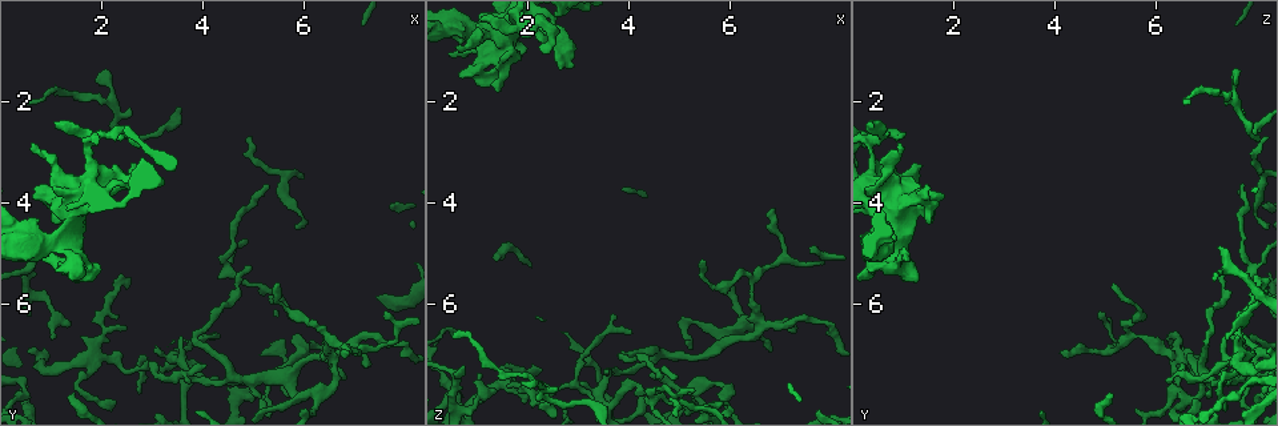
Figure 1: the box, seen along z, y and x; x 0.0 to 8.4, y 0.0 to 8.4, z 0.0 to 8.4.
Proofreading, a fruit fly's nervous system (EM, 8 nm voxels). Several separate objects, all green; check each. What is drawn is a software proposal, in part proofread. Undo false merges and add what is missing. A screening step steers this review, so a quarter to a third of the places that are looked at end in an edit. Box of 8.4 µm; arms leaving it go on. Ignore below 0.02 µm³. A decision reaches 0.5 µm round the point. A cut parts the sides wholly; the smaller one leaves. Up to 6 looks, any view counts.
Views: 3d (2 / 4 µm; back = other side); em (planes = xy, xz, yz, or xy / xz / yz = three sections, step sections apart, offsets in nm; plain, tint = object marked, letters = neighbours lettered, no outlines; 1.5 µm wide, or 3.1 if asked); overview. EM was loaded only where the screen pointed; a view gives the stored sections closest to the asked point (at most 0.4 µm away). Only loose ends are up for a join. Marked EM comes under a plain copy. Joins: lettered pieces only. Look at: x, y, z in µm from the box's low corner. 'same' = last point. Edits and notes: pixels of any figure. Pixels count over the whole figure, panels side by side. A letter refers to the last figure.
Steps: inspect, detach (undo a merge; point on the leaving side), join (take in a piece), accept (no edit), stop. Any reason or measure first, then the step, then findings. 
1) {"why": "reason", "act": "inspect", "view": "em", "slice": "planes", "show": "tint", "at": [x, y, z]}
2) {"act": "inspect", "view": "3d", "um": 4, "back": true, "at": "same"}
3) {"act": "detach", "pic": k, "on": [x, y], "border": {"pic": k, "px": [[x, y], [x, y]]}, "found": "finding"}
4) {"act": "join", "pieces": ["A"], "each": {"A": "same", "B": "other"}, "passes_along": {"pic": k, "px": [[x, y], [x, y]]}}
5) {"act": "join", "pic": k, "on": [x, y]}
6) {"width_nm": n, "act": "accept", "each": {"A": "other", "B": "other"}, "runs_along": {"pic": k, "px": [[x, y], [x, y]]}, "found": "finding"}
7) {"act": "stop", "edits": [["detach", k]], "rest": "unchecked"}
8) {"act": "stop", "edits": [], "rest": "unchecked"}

{"why": "branch stops here", "act": "inspect", "view": "3d", "um": 4, "at": [5.10, 7.90, 7.00]}

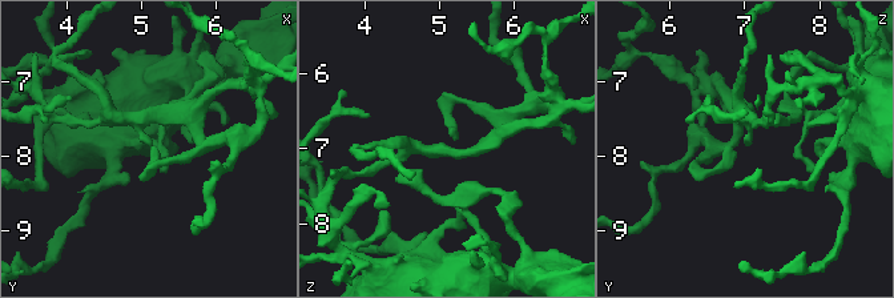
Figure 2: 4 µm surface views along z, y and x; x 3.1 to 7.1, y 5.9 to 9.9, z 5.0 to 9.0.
{"arm_widths_nm": [170, 190], "act": "inspect", "view": "em", "slice": "yz", "step": 8, "show": "letters", "at": [5.15, 7.85, 7.00]}

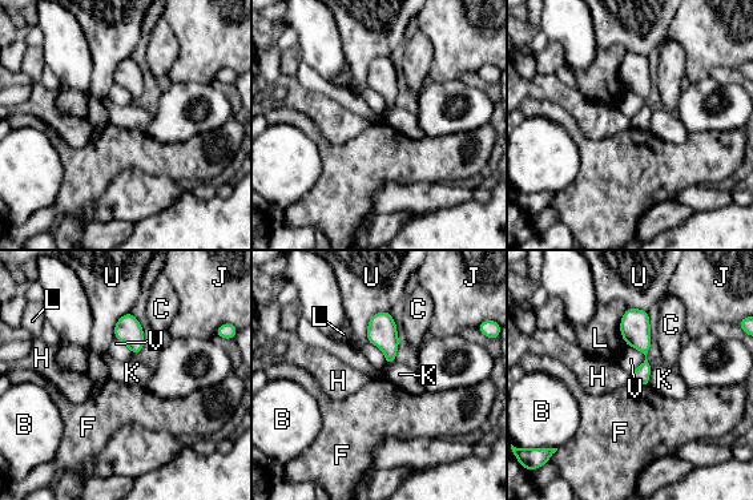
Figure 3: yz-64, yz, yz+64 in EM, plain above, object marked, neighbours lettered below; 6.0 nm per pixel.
{"act": "accept", "each": {"B": "other", "C": "other", "F": "other", "H": "other", "J": "other", "K": "other", "L": "other", "U": "other", "V": "other"}, "border": {"pic": 3, "px": [[627, 345], [644, 355], [631, 374]]}, "found": "none of them fits"}

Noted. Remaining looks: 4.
{"act": "inspect", "view": "3d", "um": 2, "at": [4.90, 5.20, 7.55]}

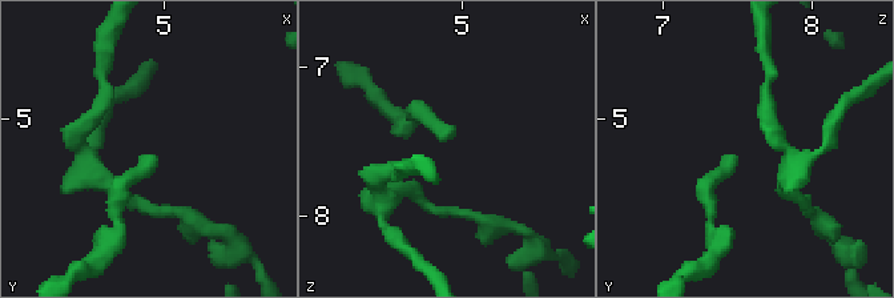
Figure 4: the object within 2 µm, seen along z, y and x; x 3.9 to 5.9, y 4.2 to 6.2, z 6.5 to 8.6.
{"act": "inspect", "view": "em", "slice": "xz", "step": 8, "show": "letters", "at": [4.86, 5.26, 7.52]}

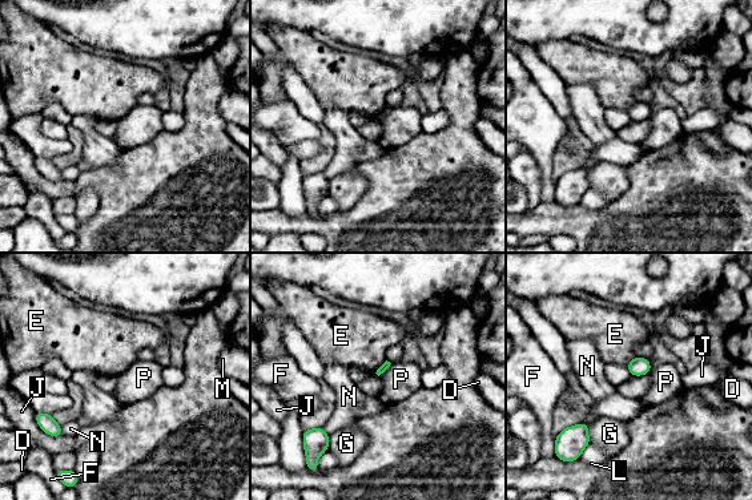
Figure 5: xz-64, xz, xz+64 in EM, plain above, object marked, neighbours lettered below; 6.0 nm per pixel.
{"act": "accept", "each": {"D": "other", "E": "other", "F": "other", "G": "other", "J": "other", "L": "other", "M": "other", "N": "other", "P": "other"}, "found": "no lettered piece goes on from it"}

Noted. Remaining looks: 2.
{"why": "branch stops here", "act": "inspect", "view": "em", "slice": "yz", "step": 4, "show": "tint", "at": [2.70, 3.20, 1.30]}

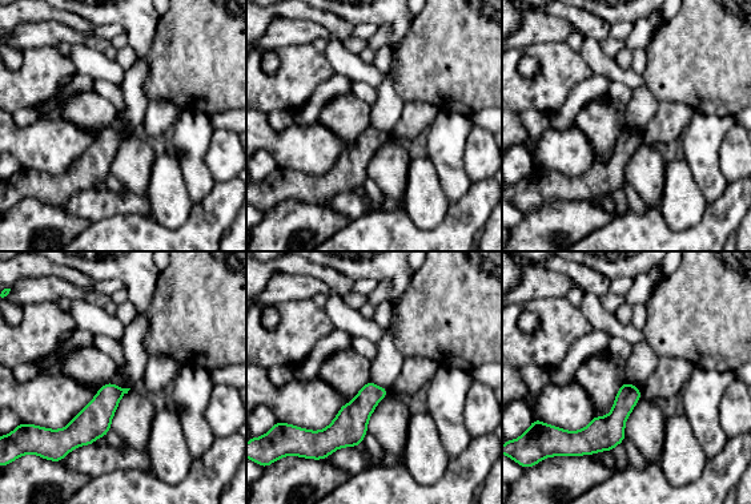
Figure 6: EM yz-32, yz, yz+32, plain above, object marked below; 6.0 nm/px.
{"why": "cut it another way", "act": "inspect", "view": "em", "slice": "planes", "show": "letters", "at": "same"}

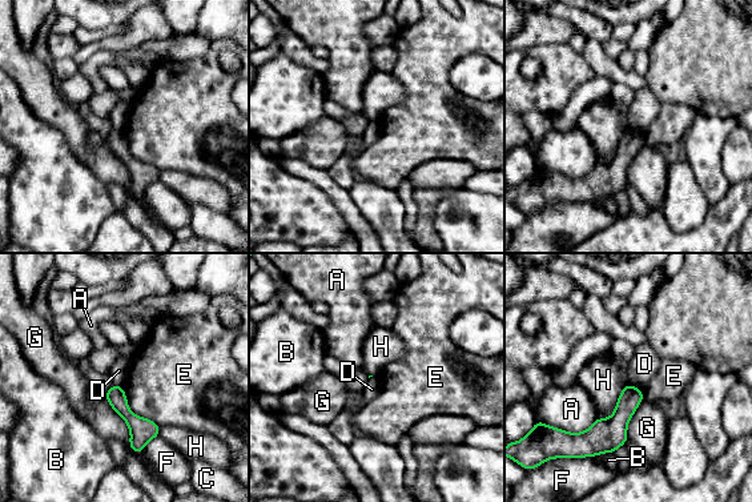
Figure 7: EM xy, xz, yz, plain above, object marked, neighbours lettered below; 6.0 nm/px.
{"act": "accept", "each": {"A": "other", "B": "other", "C": "other", "D": "other", "E": "other", "F": "other", "G": "other", "H": "other"}, "border": {"pic": 7, "px": [[627, 382], [640, 389]]}, "found": "none of them fits"}

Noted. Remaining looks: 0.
{"act": "stop", "edits": [], "rest": "unchecked"}

